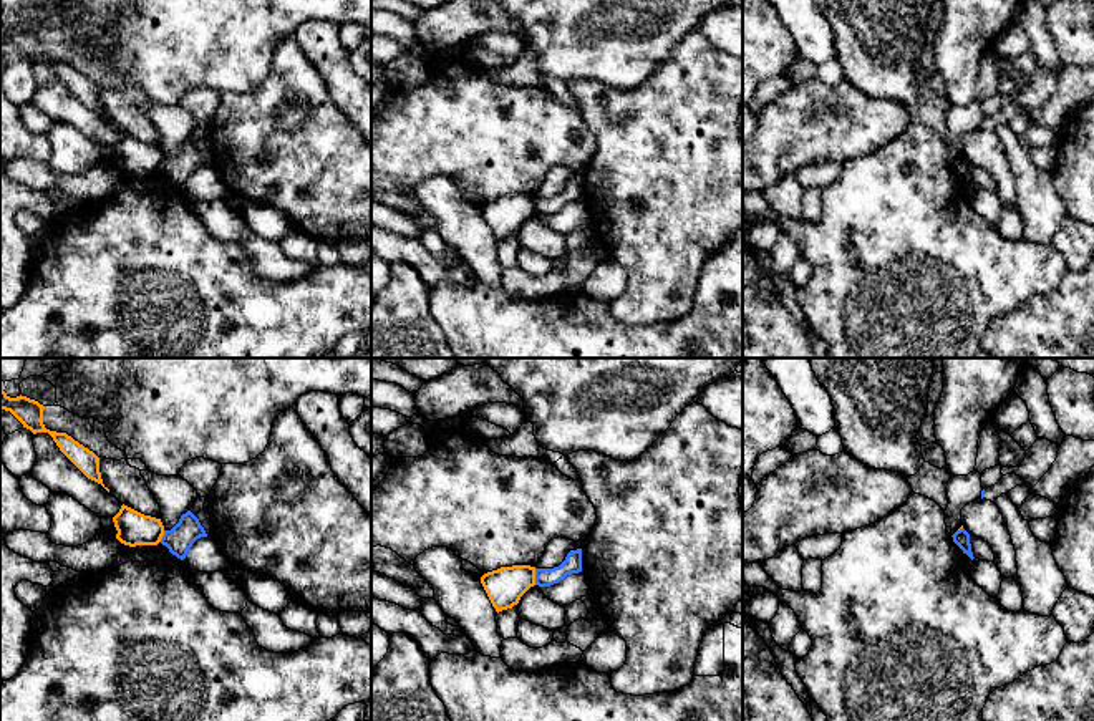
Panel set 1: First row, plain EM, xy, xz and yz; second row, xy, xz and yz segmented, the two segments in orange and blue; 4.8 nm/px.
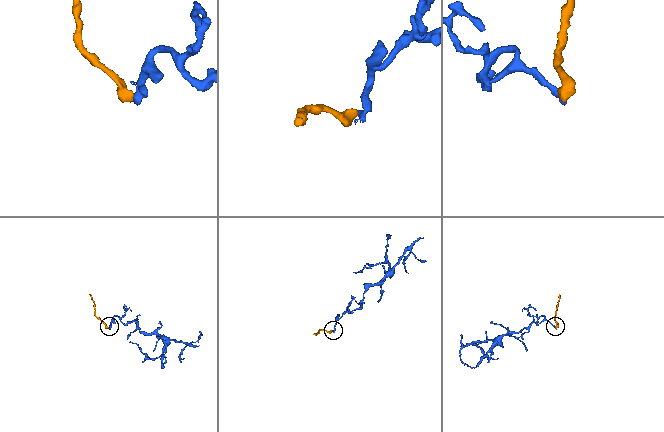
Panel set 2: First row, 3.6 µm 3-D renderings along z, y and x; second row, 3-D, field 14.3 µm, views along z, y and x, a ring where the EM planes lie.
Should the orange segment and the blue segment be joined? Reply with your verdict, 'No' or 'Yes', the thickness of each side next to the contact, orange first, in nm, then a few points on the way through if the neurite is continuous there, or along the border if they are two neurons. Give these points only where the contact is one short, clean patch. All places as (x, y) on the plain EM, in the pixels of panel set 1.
No. Thickness 190 nm (orange) against 100 nm. Boundary: xz (534, 198), (536, 212)

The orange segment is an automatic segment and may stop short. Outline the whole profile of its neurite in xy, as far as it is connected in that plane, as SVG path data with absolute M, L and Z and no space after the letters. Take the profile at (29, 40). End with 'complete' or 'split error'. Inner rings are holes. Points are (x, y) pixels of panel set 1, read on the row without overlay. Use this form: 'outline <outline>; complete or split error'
outline M0 7L0 38L10 40L23 56L30 58L33 63L36 61L48 61L60 80L91 109L103 113L101 101L99 101L99 86L75 70L66 61L50 60L43 53L43 38L45 35L35 28L27 25L10 27L3 20L3 10Z; complete

